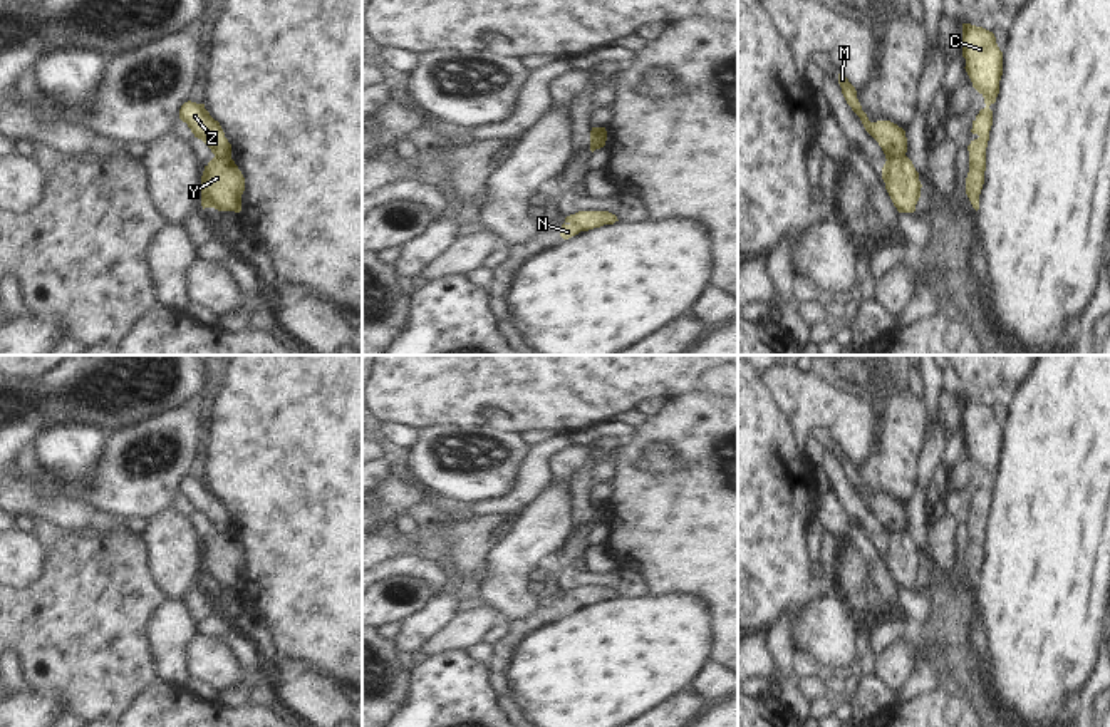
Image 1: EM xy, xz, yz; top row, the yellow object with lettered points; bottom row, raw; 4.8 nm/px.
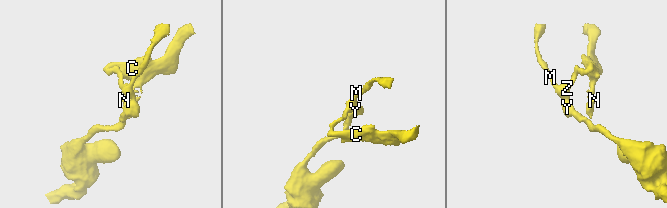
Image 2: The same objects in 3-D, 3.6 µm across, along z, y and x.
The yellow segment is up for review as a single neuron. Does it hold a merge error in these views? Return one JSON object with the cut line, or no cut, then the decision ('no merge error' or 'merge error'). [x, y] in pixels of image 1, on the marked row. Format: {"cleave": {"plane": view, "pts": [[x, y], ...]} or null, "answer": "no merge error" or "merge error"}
{"cleave": {"plane": "yz", "pts": [[904, 154], [887, 161]]}, "answer": "merge error"}

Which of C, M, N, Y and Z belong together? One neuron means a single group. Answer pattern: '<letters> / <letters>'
C M N Z / Y

